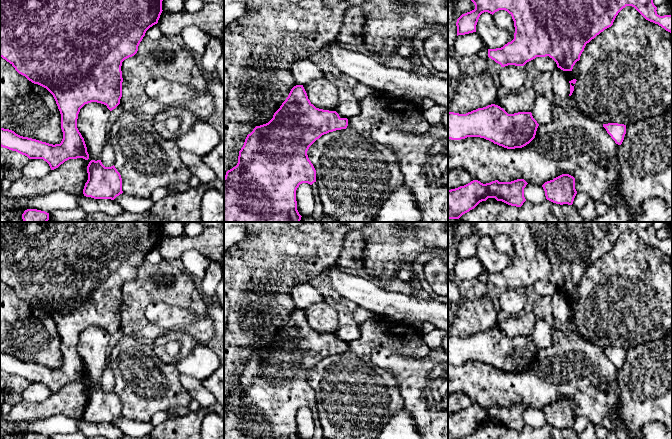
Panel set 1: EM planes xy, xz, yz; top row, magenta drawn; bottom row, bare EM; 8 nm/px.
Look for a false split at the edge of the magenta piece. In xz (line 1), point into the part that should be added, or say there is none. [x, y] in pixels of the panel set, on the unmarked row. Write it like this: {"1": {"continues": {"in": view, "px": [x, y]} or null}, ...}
{"1": {"continues": null}}

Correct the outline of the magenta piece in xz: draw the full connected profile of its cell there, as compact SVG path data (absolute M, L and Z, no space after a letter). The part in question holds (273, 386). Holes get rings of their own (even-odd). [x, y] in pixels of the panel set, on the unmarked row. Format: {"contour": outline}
{"contour": "M303 309L294 310L286 324L274 337L273 342L266 348L256 350L253 355L247 359L244 369L239 375L237 389L226 396L224 401L224 439L300 439L297 434L296 414L302 407L312 409L314 406L316 406L316 394L307 379L309 371L322 359L336 354L346 353L347 350L347 342L341 342L336 335L316 332L308 323Z"}

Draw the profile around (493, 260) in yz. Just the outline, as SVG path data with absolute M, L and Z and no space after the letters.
M484 236L480 239L476 257L487 273L501 272L509 266L509 256L496 248L492 238Z

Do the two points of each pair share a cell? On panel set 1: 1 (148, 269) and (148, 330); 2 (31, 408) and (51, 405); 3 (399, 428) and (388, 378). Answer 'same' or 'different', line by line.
1: same
2: same
3: different

